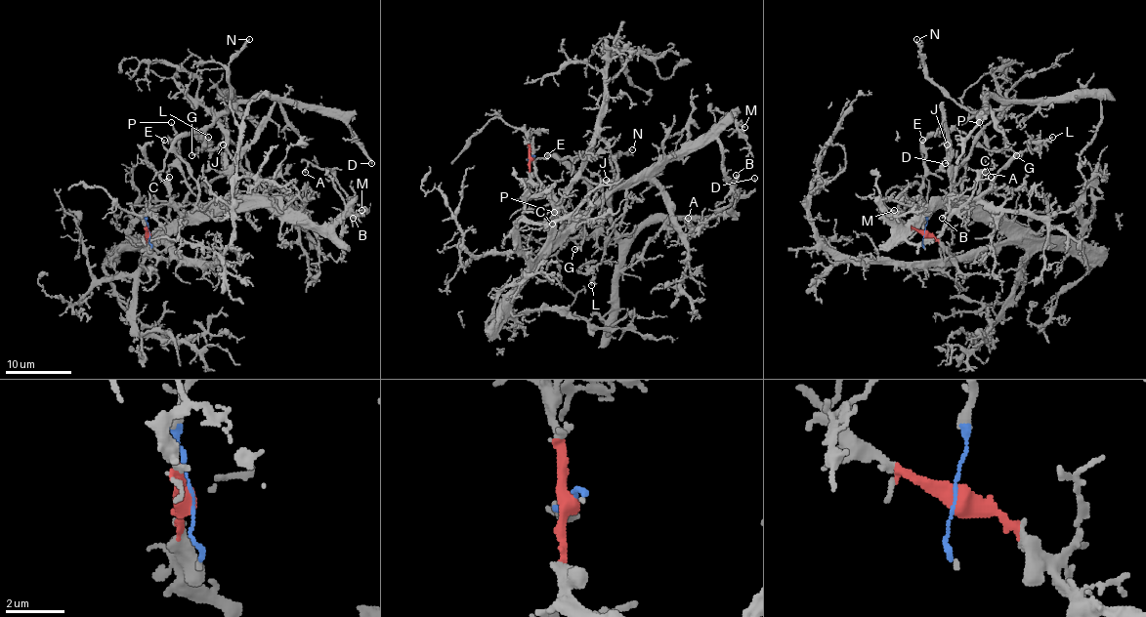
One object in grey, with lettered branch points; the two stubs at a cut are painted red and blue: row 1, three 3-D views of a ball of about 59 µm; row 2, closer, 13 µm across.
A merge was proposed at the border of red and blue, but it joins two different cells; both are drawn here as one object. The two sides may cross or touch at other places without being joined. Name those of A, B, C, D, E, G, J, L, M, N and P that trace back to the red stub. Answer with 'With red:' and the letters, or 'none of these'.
With red: A, B, C, J, L, M, P

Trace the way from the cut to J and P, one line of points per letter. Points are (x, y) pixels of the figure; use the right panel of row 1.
J: (924, 234), (956, 258), (971, 259), (1007, 237), (954, 189), (947, 144)
P: (924, 234), (956, 258), (971, 259), (1007, 237), (981, 206), (980, 180), (988, 138), (980, 123)

